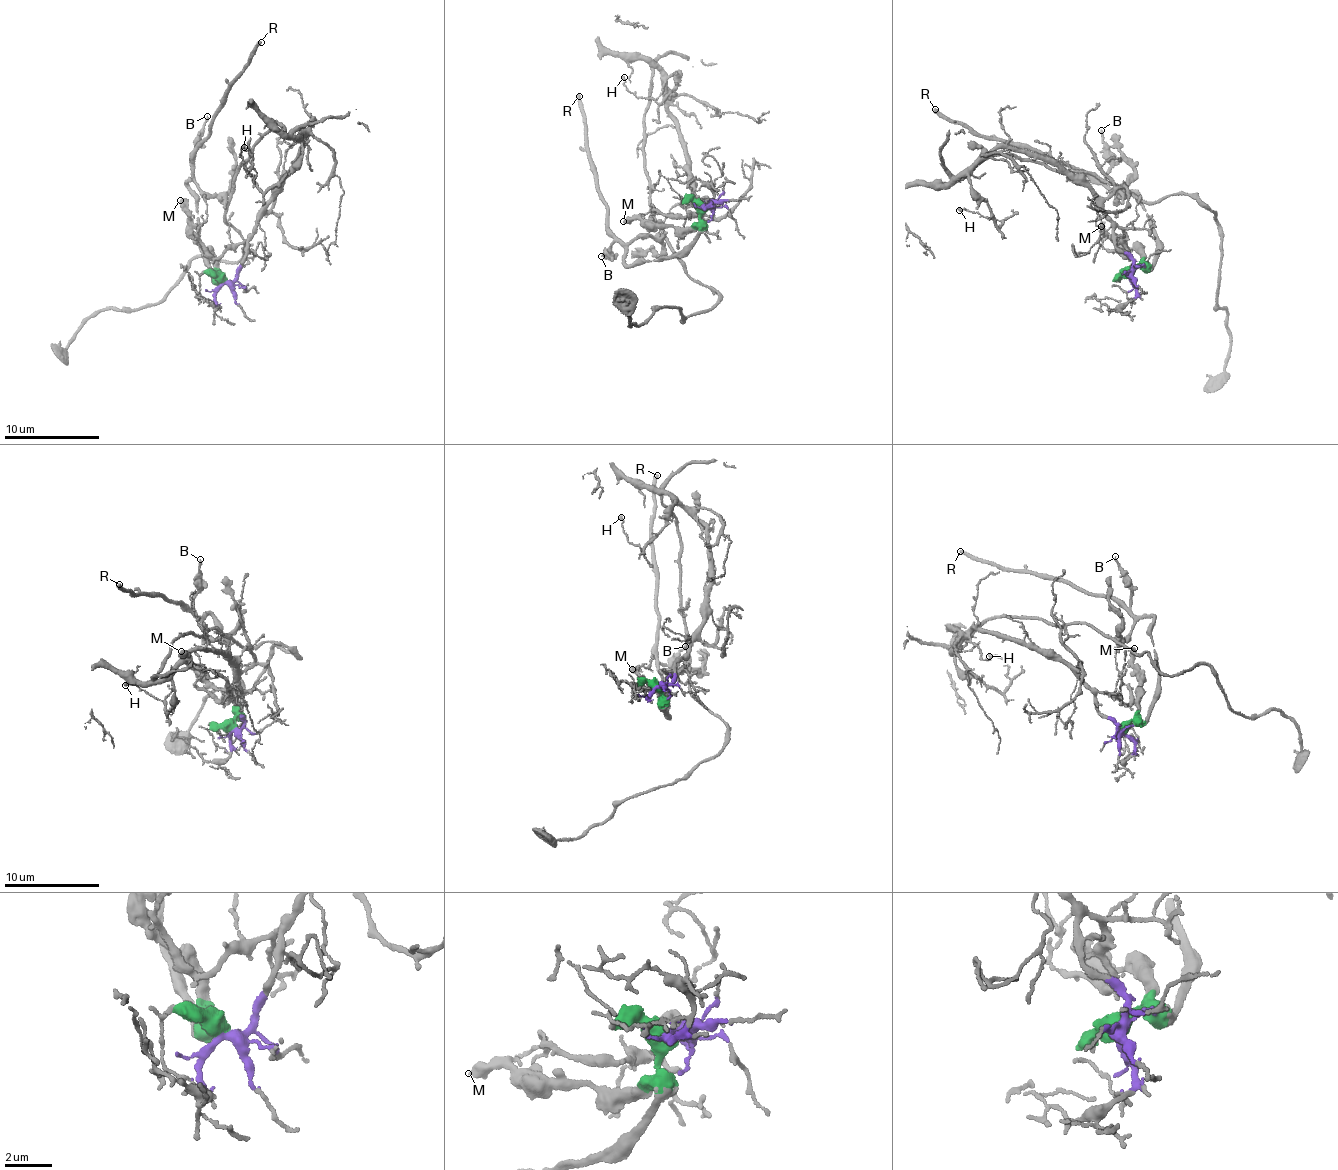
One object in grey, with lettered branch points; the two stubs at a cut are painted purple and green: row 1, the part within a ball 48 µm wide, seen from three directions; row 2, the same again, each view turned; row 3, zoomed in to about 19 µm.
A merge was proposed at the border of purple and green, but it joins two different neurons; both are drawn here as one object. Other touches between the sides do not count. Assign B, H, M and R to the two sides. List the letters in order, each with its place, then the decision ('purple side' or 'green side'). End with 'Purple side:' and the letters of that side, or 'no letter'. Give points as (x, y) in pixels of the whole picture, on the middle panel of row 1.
B: (601, 256) | green side
H: (624, 77) | purple side
M: (623, 221) | green side
R: (579, 96) | green side
Purple side: H

